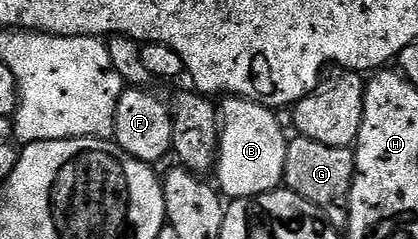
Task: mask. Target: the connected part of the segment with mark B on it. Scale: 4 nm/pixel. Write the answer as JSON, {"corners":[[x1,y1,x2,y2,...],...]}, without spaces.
{"corners":[[227,97,222,103,219,149,213,168,213,175,219,178,218,190,231,201,252,199,280,190,285,173,289,135,284,127,277,125,275,111,262,103,253,102,252,99]]}

